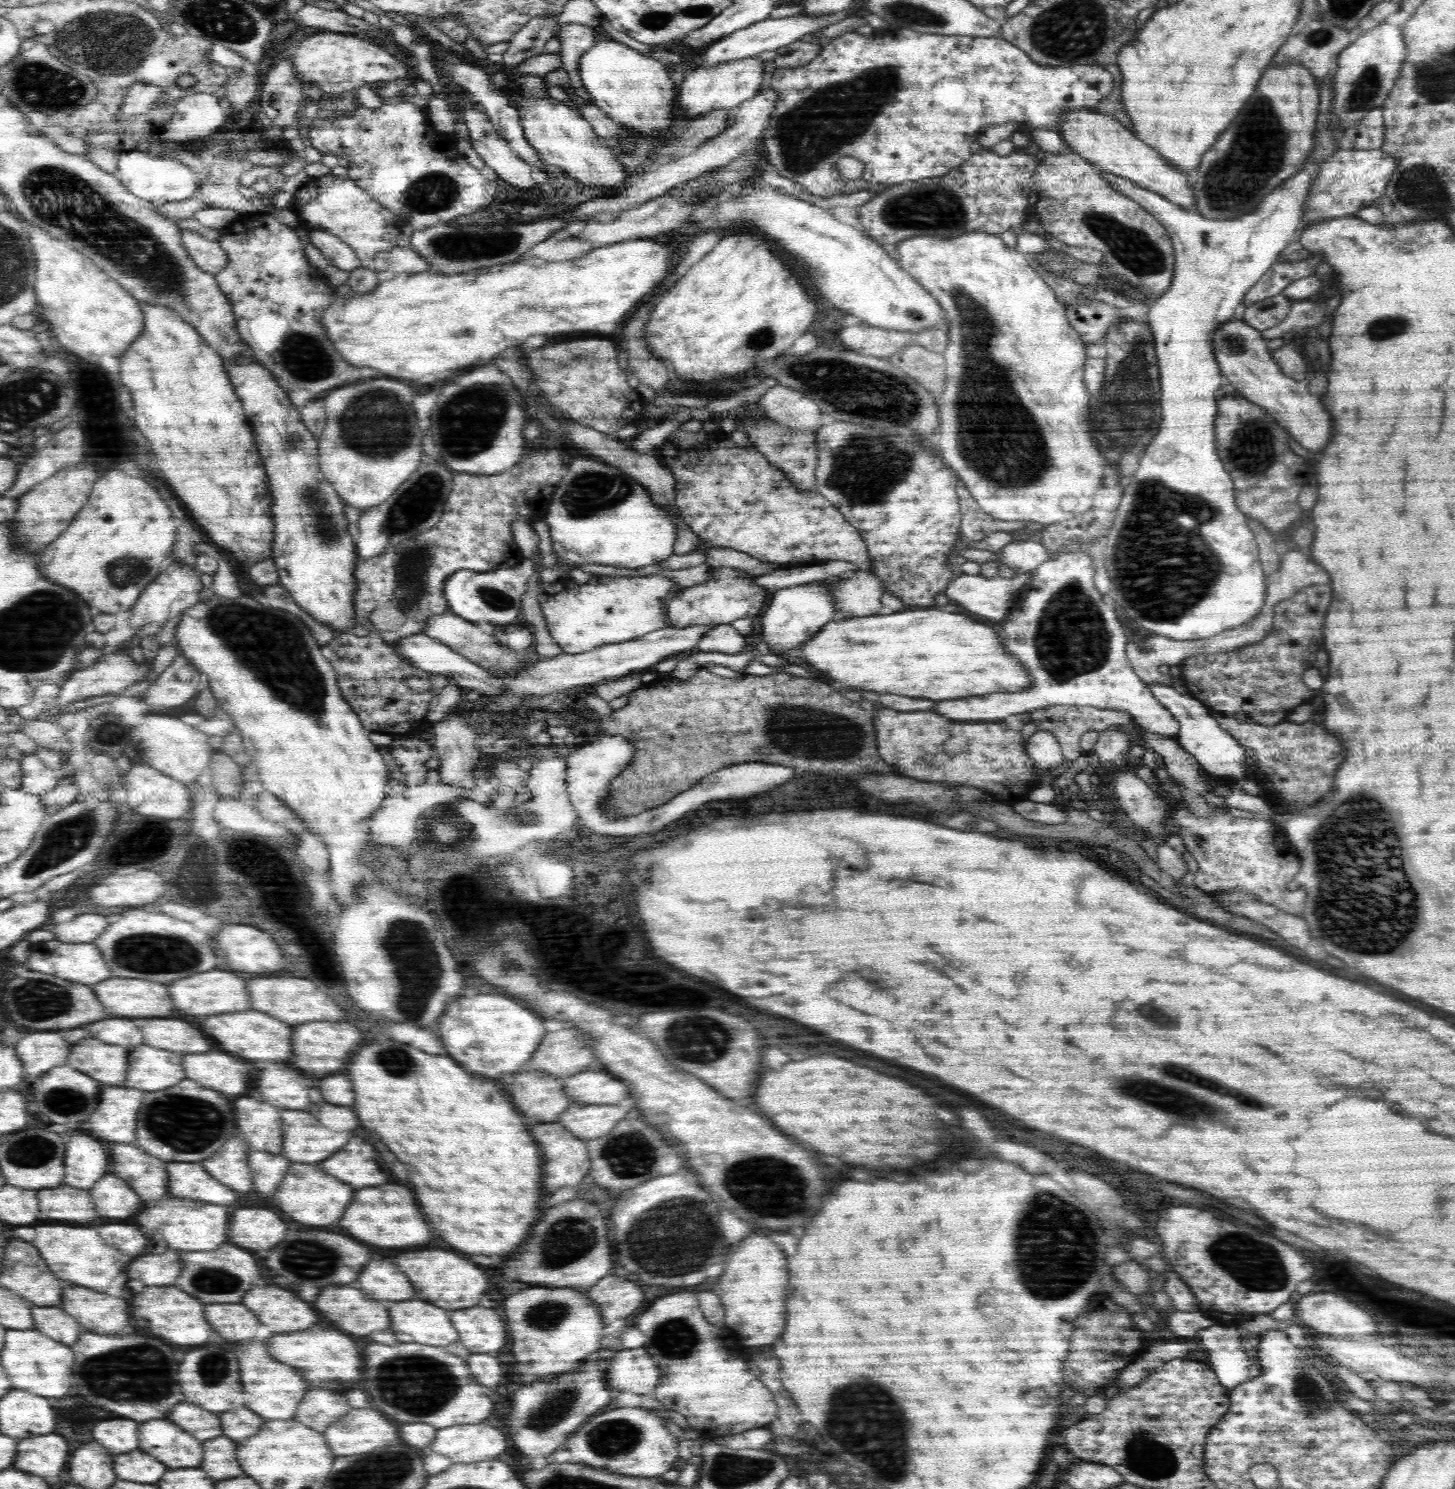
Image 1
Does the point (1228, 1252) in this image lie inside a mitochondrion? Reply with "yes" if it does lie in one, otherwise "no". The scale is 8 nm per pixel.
yes

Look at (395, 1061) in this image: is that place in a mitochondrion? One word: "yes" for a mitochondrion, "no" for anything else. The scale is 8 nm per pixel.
yes

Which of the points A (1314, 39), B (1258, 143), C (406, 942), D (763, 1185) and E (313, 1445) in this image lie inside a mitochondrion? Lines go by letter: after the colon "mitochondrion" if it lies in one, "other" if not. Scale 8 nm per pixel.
A: mitochondrion
B: mitochondrion
C: mitochondrion
D: mitochondrion
E: other

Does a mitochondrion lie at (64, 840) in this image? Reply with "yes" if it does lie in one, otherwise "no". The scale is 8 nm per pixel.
yes

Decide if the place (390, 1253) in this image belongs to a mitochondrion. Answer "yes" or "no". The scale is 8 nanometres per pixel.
no

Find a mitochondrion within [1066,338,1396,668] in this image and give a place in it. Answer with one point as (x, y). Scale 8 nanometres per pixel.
(1160, 526)

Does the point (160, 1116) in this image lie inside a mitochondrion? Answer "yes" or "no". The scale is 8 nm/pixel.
yes

